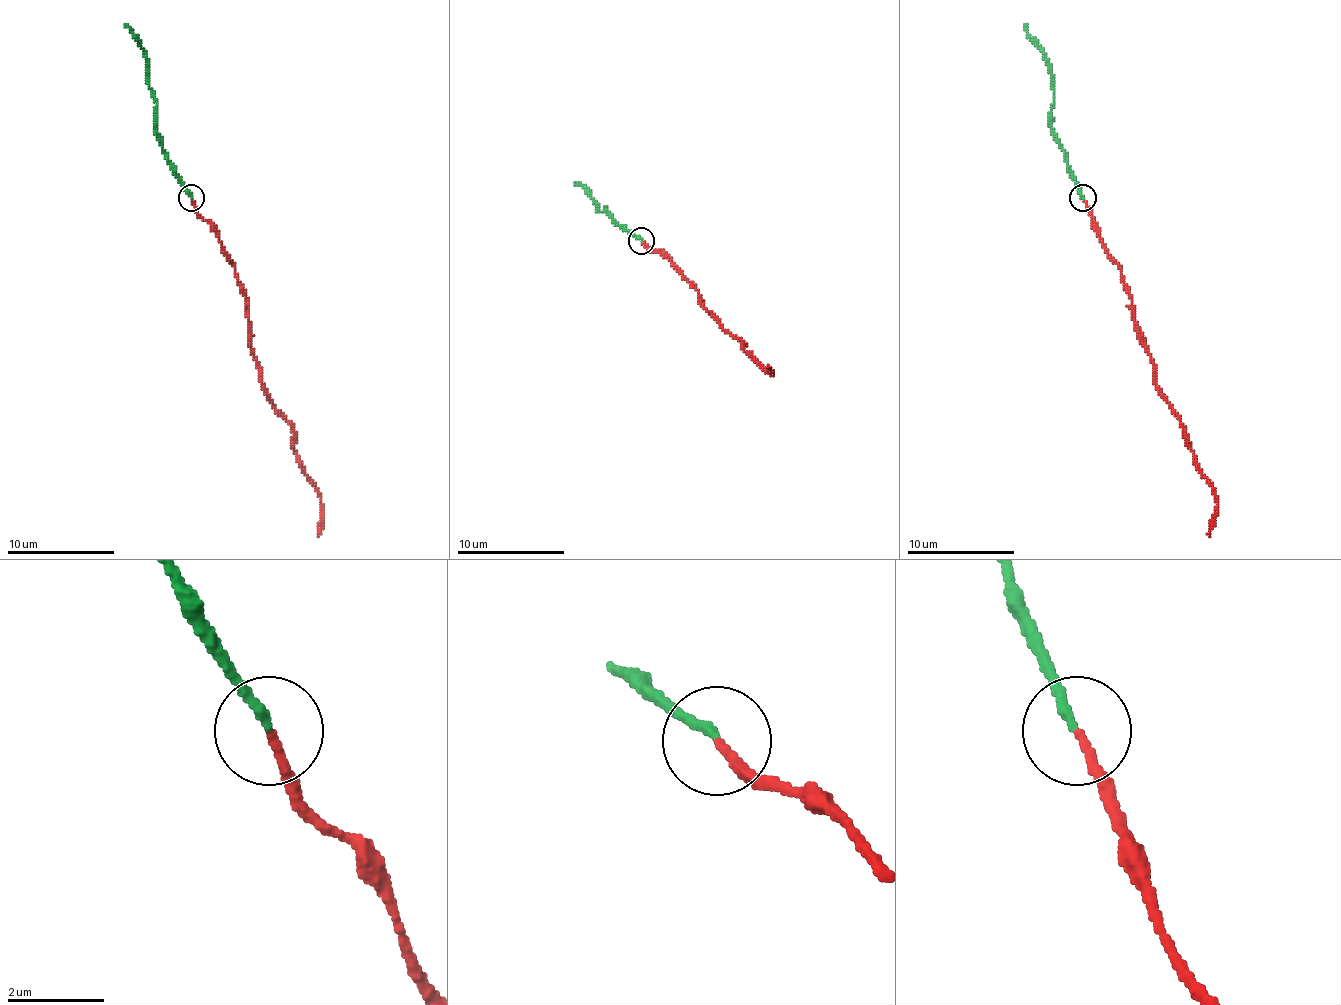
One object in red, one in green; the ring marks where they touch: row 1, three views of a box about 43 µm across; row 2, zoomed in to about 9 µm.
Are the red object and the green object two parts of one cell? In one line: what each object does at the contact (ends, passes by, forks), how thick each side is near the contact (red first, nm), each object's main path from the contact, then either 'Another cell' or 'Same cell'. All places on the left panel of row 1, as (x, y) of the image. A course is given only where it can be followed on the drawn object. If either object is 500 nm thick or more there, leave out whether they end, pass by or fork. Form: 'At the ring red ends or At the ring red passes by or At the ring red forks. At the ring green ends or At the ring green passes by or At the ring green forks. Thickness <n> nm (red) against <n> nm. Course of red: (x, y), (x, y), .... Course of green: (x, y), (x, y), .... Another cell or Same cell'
At the ring red ends. At the ring green ends. Thickness 160 nm (red) against 180 nm. Course of red: (192, 198), (235, 265), (261, 389), (291, 426), (296, 461), (320, 499), (318, 536). Course of green: (192, 198), (157, 131), (149, 59), (125, 24). Same cell

